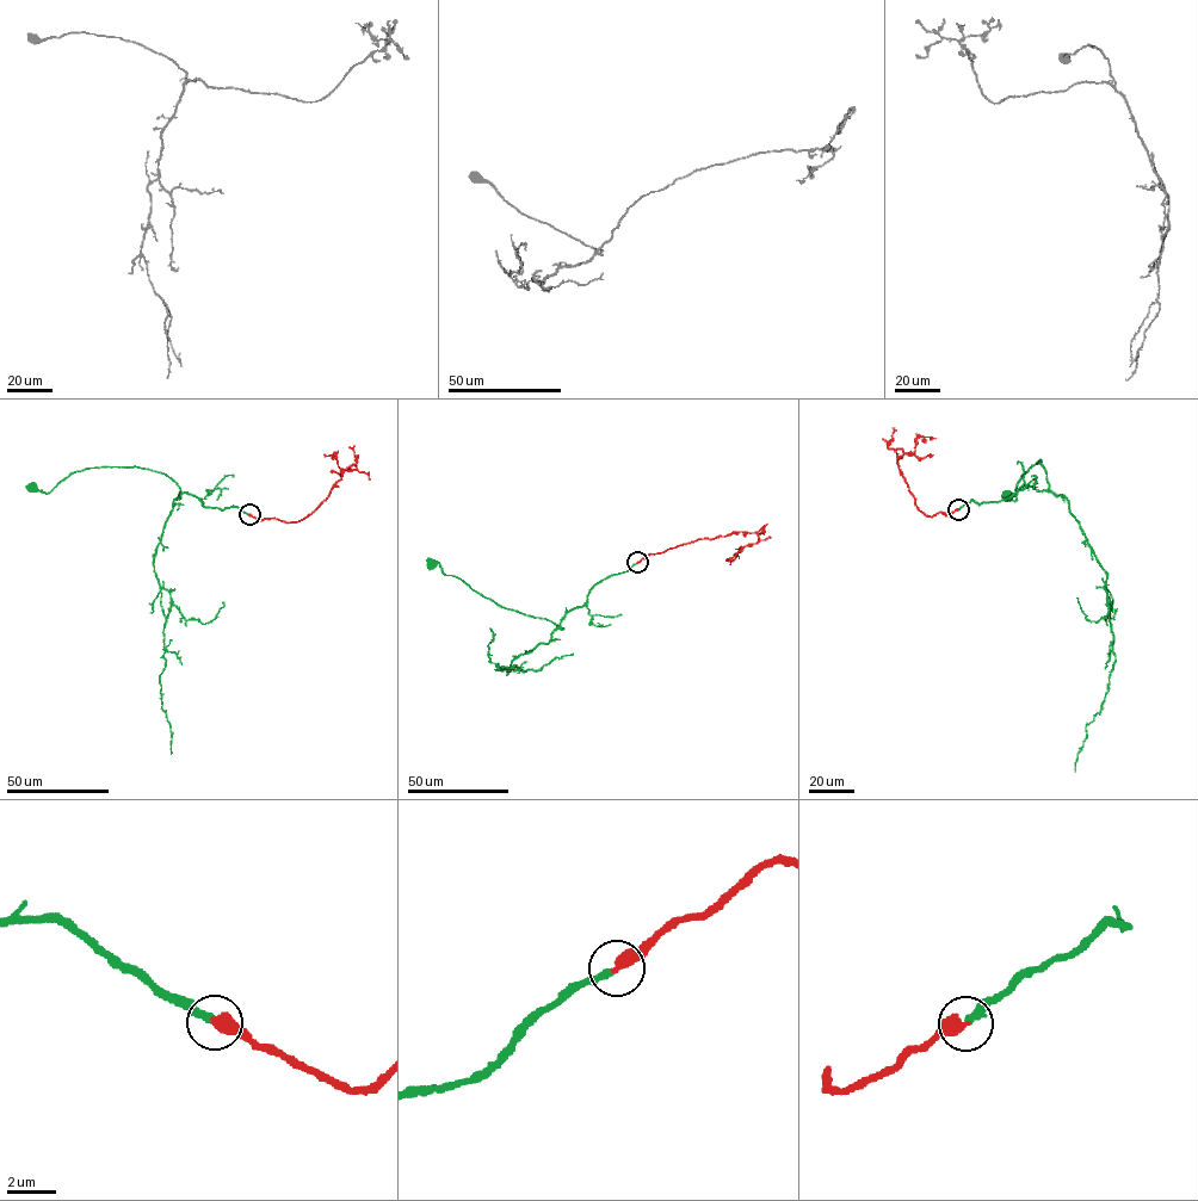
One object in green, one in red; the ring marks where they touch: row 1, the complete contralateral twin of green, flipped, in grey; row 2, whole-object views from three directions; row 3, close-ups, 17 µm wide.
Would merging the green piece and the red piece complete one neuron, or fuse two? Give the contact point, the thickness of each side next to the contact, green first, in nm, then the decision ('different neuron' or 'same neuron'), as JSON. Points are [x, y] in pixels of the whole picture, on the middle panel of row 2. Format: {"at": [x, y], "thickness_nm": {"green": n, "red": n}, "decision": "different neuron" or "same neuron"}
{"at": [637, 562], "thickness_nm": {"green": 280, "red": 500}, "decision": "same neuron"}

